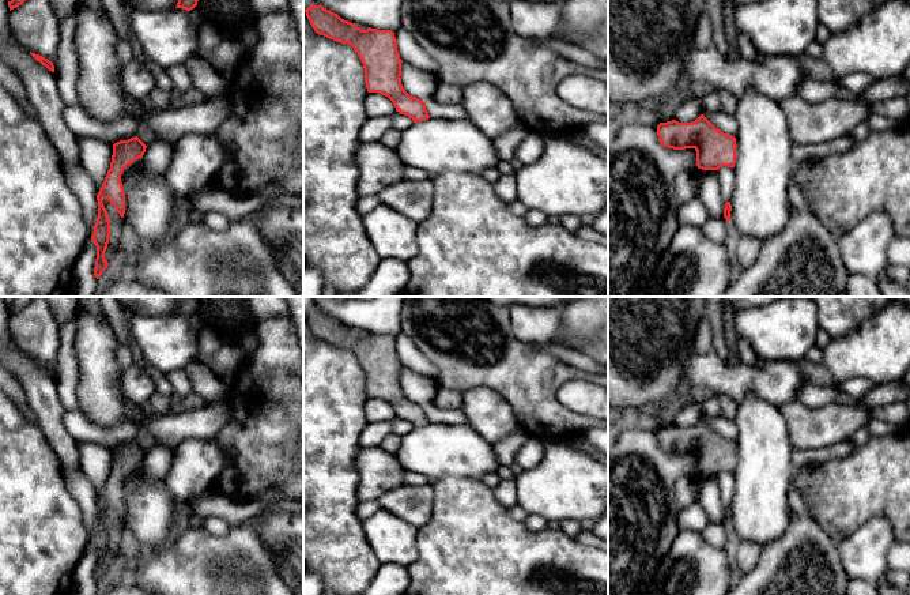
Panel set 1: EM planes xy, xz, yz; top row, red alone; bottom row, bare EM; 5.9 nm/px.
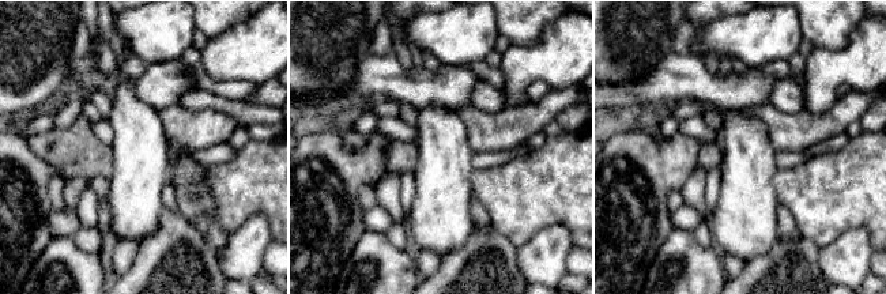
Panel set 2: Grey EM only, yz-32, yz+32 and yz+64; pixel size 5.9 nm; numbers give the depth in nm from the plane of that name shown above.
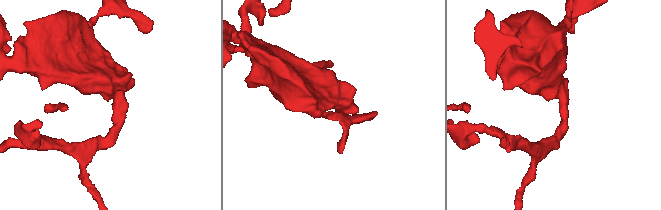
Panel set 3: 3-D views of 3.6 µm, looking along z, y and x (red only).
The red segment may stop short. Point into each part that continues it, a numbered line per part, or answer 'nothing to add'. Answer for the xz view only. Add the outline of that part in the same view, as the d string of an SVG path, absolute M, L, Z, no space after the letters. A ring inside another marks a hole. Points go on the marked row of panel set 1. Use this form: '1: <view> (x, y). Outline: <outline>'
nothing to add

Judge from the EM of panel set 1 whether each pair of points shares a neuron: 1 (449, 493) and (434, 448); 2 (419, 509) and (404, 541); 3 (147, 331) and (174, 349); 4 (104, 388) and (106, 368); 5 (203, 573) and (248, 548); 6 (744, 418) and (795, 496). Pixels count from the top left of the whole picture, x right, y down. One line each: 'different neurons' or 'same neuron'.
1: different neurons
2: different neurons
3: same neuron
4: same neuron
5: same neuron
6: different neurons

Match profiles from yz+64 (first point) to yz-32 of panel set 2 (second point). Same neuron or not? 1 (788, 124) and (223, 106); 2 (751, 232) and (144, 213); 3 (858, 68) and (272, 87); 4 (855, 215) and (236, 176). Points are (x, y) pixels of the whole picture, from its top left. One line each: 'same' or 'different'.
1: different
2: same
3: different
4: same

